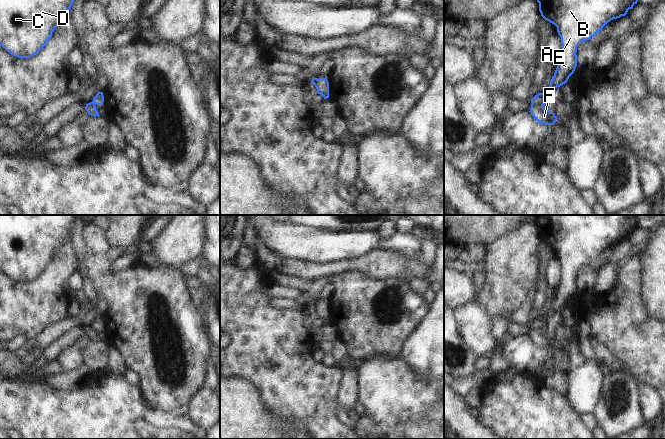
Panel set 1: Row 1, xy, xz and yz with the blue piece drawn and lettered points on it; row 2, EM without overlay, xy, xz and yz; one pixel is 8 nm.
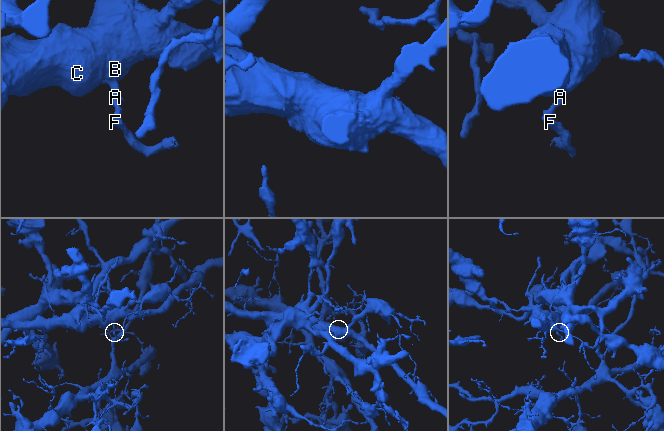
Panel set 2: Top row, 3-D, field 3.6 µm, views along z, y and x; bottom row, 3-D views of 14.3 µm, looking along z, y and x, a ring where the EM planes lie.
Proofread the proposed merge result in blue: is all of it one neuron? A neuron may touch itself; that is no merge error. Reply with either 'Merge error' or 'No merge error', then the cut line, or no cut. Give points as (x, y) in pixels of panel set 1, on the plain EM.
Merge error. Split along yz (532, 326), (542, 330).

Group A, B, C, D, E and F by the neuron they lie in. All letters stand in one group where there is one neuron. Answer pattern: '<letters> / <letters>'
A B C D E / F

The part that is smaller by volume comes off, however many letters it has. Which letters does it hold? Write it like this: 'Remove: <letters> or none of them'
Remove: F

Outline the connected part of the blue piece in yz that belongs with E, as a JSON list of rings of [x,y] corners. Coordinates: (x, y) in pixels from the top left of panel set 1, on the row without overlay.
[[[537,215],[537,226],[541,240],[557,251],[558,259],[561,262],[562,279],[557,289],[554,300],[550,305],[549,312],[544,317],[538,317],[531,323],[531,327],[543,330],[548,326],[550,315],[567,307],[569,301],[574,297],[577,290],[577,271],[578,269],[596,258],[611,244],[625,240],[629,233],[637,228],[639,215]]]

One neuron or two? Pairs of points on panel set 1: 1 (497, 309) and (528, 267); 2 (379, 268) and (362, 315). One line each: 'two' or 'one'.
1: one
2: two

